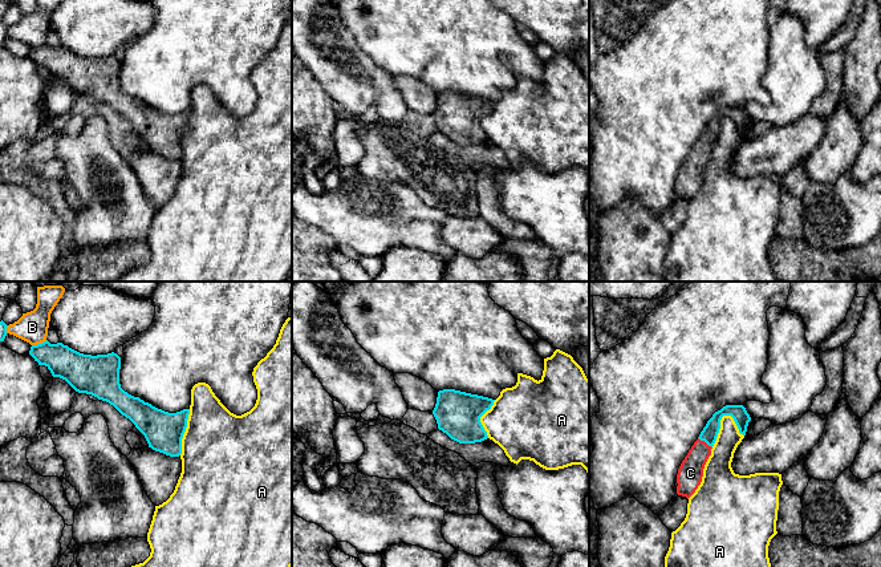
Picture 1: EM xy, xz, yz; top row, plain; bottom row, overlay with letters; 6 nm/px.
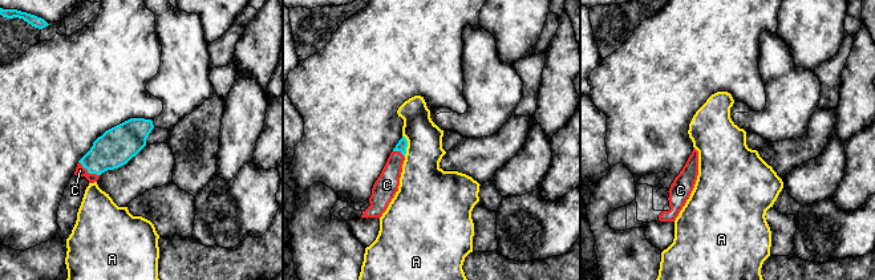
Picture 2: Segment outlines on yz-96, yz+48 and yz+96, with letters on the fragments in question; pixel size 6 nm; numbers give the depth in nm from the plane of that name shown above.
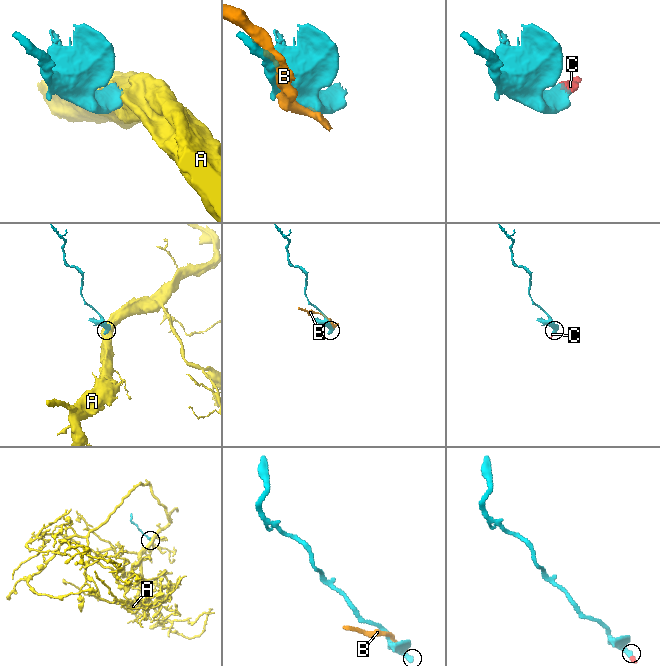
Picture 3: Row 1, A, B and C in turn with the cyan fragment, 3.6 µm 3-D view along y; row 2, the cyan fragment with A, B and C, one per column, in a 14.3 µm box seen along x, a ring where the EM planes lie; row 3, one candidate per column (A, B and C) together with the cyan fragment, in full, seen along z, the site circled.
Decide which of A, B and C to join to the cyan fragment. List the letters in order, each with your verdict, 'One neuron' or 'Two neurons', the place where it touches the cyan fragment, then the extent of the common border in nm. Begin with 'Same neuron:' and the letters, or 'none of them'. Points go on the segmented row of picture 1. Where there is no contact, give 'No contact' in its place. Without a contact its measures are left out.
Same neuron: C
A: Two neurons. Touches cyan at yz (719, 428). Shared border 240 nm
B: Two neurons. Touches cyan at xy (39, 344). Shared border 100 nm
C: One neuron. Touches cyan at yz (705, 441). Shared border 110 nm

